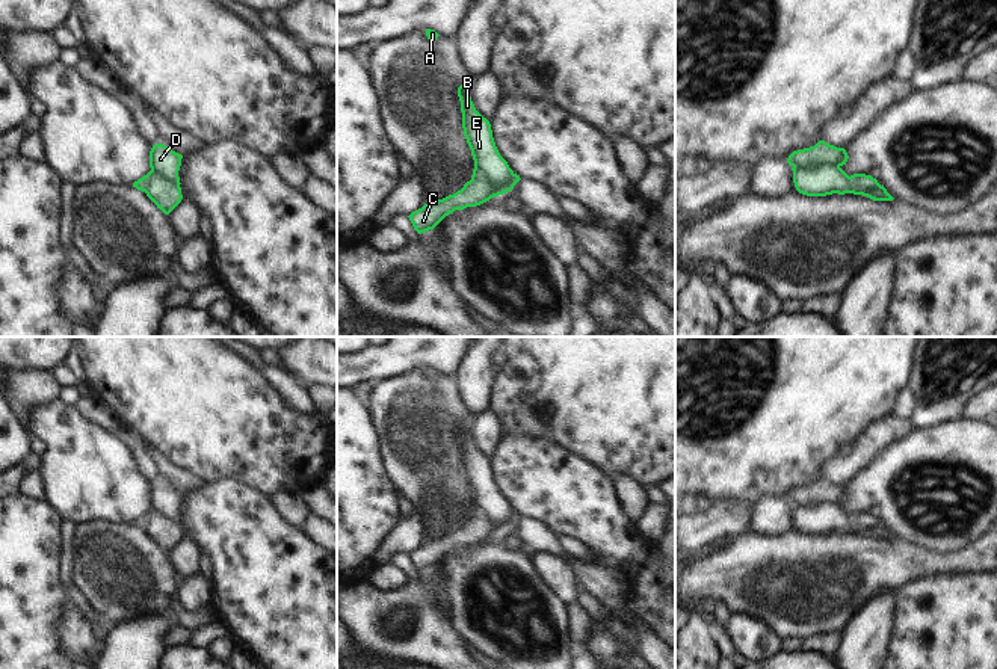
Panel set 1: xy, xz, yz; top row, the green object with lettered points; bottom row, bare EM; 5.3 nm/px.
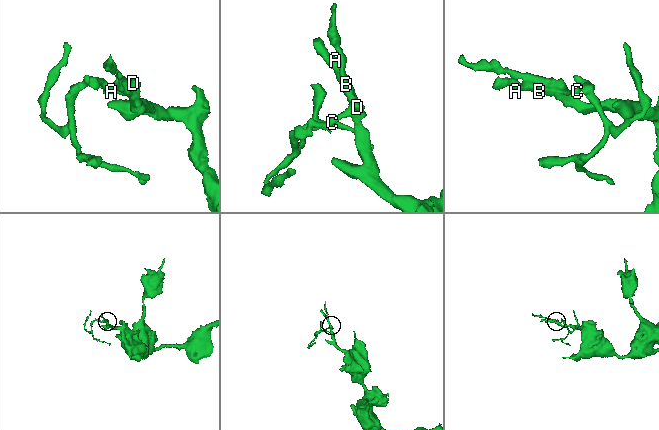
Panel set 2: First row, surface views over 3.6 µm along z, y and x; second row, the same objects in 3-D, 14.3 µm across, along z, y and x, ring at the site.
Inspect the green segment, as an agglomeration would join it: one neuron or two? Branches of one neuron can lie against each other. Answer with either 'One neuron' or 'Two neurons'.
Two neurons

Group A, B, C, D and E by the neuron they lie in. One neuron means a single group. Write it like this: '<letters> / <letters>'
A B E / C D

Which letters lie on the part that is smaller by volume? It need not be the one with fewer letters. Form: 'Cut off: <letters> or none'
Cut off: C, D

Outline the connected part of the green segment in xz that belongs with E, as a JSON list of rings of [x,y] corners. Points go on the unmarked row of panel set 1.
[[[467,423],[458,426],[458,435],[461,439],[464,474],[471,488],[474,506],[479,507],[489,521],[497,524],[495,535],[503,533],[506,532],[506,523],[514,509],[500,494],[492,476],[491,462],[476,449]]]

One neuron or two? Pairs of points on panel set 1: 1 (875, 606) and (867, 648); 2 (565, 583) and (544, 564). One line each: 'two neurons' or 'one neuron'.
1: one neuron
2: one neuron

